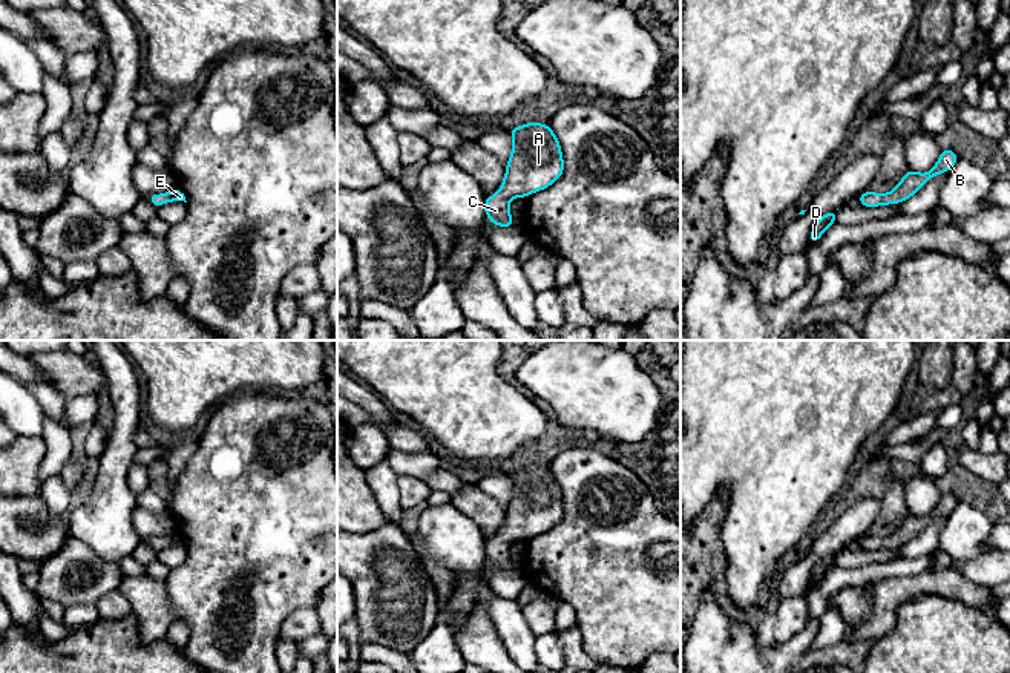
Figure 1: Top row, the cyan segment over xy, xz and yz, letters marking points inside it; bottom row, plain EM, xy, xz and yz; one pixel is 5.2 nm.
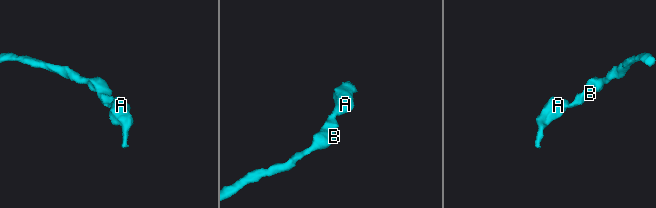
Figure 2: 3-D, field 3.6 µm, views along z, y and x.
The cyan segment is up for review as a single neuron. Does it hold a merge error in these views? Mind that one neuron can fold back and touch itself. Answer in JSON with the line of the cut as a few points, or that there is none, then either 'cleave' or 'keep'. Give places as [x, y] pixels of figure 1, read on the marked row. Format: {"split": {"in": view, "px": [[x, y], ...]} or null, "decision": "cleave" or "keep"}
{"split": null, "decision": "keep"}

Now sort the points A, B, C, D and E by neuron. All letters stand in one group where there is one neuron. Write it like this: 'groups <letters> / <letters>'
groups A B C D E

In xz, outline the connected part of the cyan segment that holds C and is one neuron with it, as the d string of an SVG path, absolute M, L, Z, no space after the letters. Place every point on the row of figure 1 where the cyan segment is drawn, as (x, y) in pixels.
M527 123L510 130L512 155L497 193L486 198L484 213L498 227L515 225L509 201L544 190L561 178L561 146L549 124Z

